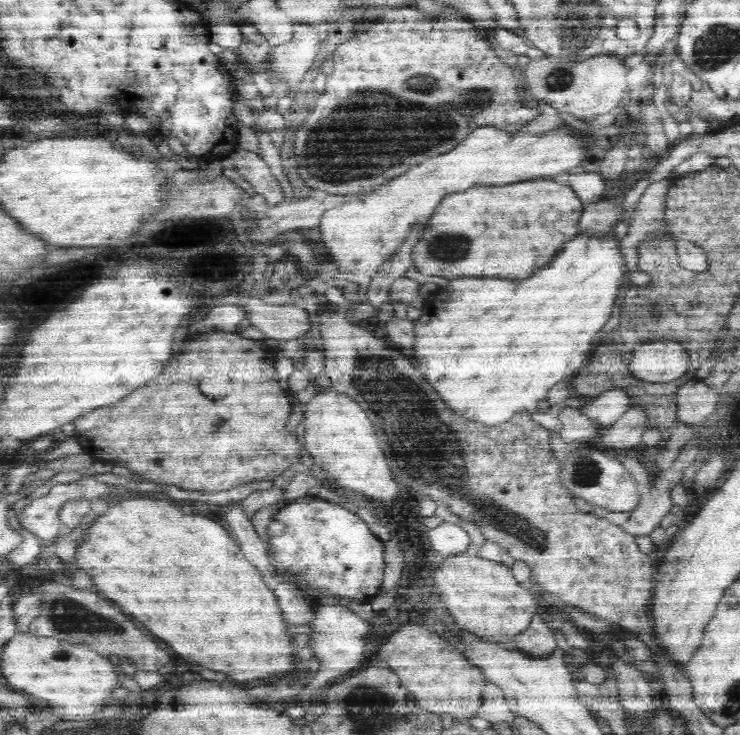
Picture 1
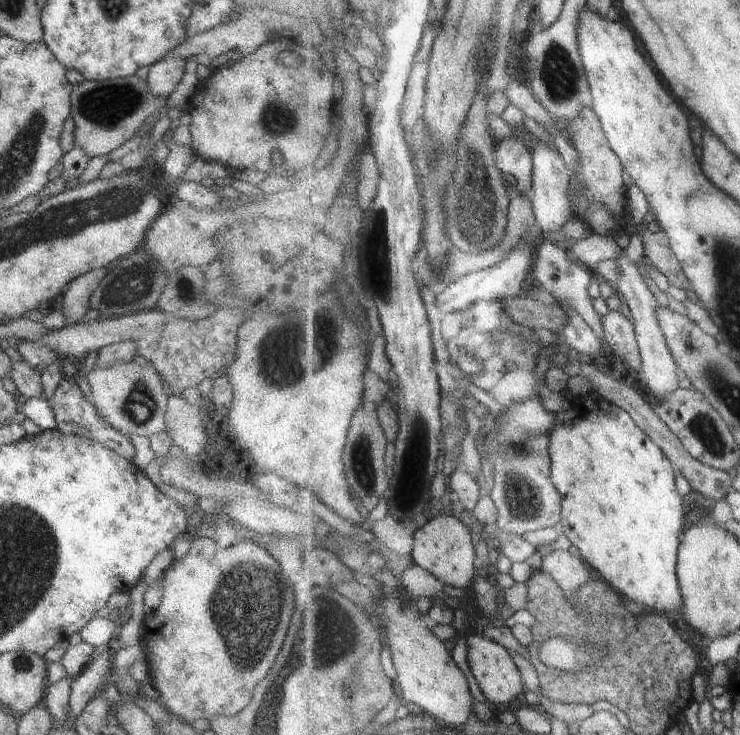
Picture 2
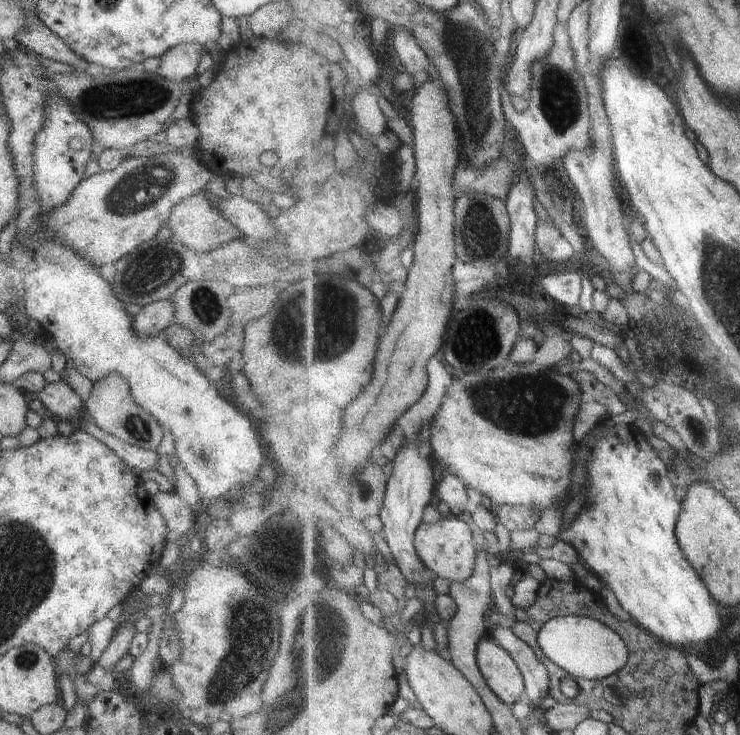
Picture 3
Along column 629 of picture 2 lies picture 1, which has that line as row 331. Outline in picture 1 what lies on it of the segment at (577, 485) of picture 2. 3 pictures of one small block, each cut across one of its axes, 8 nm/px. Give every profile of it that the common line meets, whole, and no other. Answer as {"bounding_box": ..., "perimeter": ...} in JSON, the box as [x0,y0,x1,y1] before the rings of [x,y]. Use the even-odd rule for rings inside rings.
{"bounding_box":[411,238,628,428],"perimeter":[[[576,238],[576,240],[572,240],[572,244],[568,244],[568,248],[564,248],[564,252],[560,252],[560,256],[556,256],[556,260],[552,260],[546,268],[536,272],[532,278],[522,280],[520,284],[512,284],[508,280],[472,280],[470,277],[451,280],[447,287],[434,291],[424,301],[420,318],[411,320],[414,330],[412,343],[414,368],[420,372],[420,376],[428,382],[428,386],[438,394],[438,398],[446,404],[446,408],[454,416],[464,418],[472,424],[480,424],[484,428],[494,428],[494,426],[500,426],[500,424],[508,422],[516,414],[534,412],[538,402],[547,398],[552,386],[558,381],[563,381],[567,376],[574,375],[582,368],[586,352],[590,350],[592,336],[606,322],[608,312],[612,308],[612,298],[616,294],[616,288],[623,284],[620,280],[622,280],[622,276],[625,275],[624,272],[627,269],[628,267],[619,253],[618,240],[610,238],[610,240],[604,240],[604,242],[588,242],[588,240]]]}

